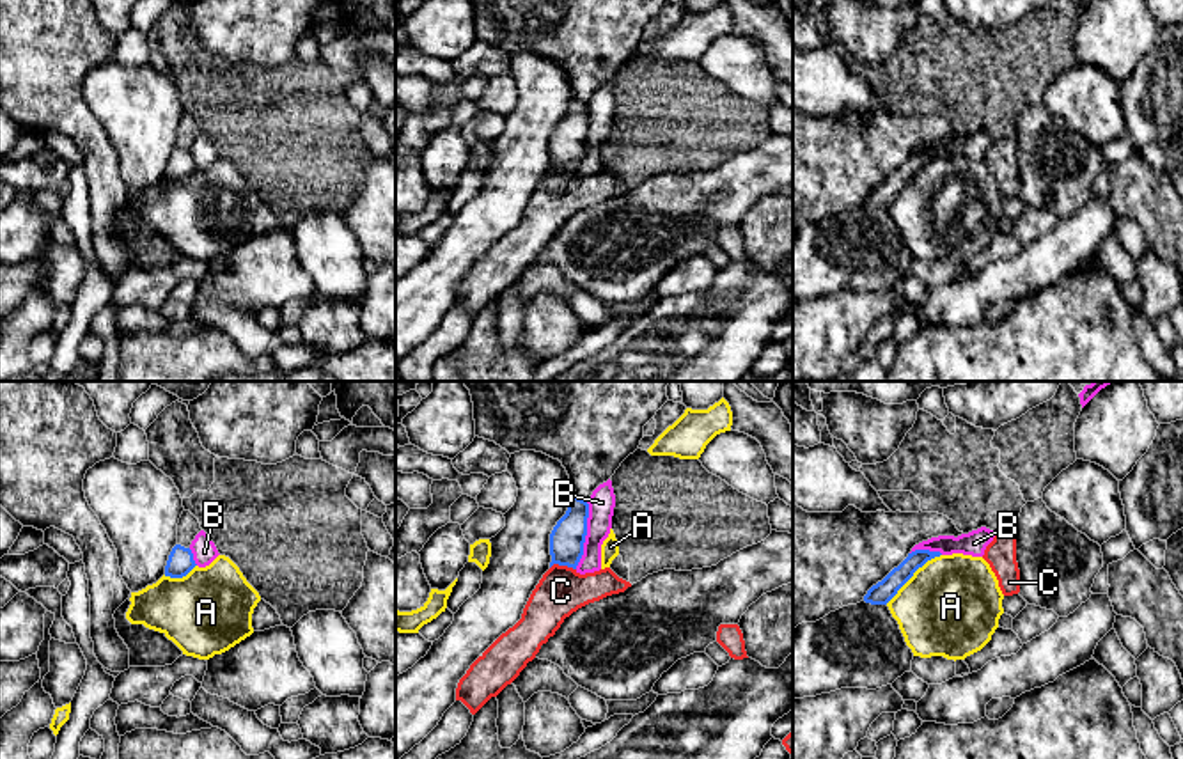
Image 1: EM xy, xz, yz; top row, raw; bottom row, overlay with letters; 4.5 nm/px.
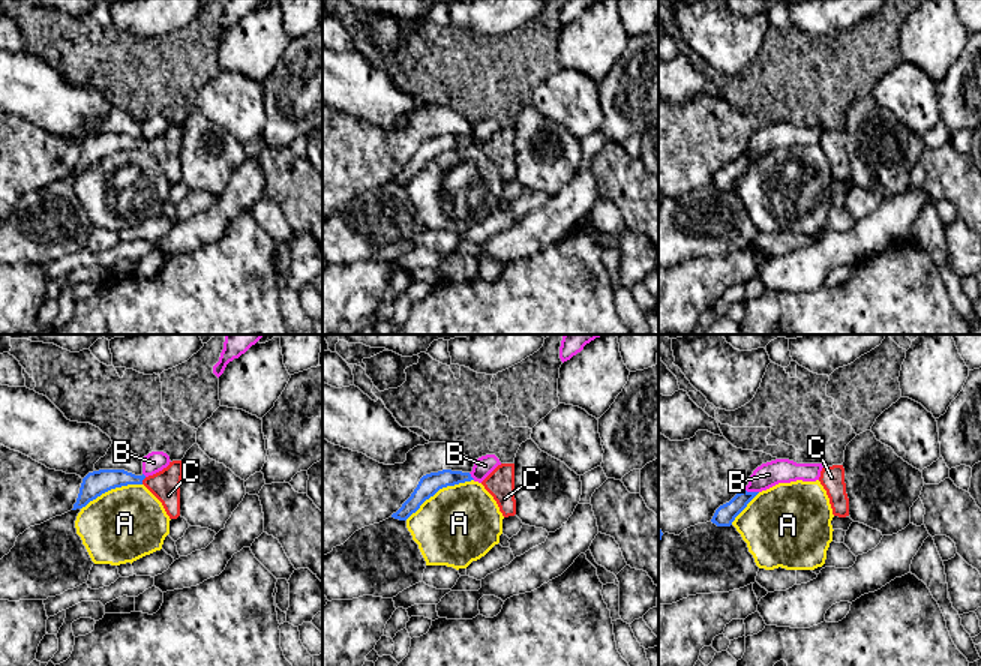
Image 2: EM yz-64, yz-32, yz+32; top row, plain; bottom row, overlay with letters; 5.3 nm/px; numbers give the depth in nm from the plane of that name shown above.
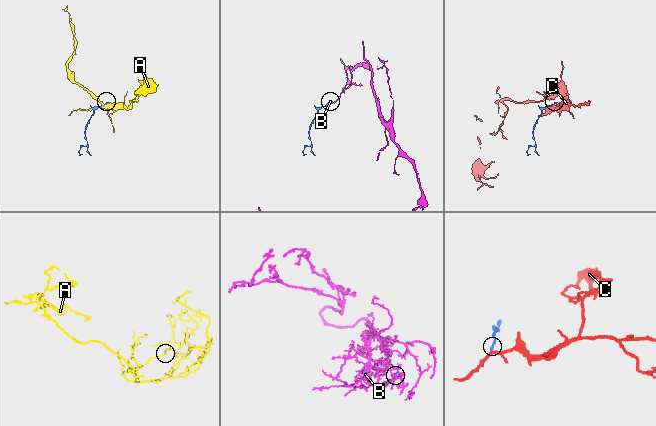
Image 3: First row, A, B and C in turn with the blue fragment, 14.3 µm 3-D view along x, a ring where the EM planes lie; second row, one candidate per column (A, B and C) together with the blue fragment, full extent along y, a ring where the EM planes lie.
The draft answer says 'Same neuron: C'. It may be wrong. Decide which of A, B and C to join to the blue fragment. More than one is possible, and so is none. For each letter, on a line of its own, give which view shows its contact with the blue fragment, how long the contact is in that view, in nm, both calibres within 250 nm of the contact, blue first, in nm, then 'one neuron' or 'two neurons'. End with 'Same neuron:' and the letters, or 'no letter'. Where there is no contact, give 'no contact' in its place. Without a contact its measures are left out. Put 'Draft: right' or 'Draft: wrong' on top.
Draft: right
A: contact in yz; length 340 nm; calibres 100 and 440 nm; two neurons
B: contact in xz; length 320 nm; calibres 160 and 120 nm; two neurons
C: contact in xz; length 120 nm; calibres 160 and 220 nm; one neuron
Same neuron: C

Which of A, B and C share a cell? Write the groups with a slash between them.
A / B / C

